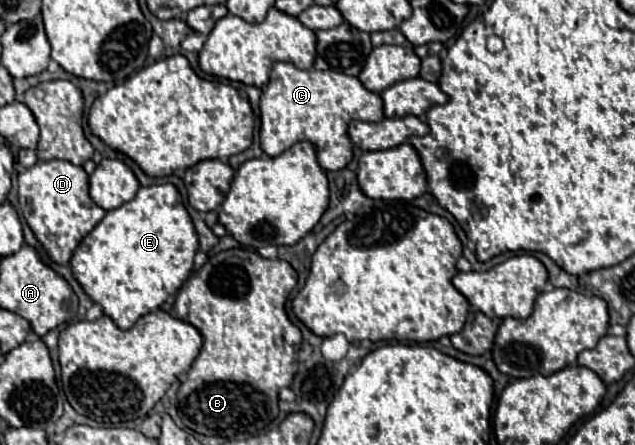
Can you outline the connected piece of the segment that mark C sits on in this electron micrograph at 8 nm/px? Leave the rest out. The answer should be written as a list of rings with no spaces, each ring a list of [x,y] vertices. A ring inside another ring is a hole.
[[[275,63],[269,83],[261,93],[261,149],[275,157],[297,141],[311,141],[317,151],[319,165],[325,171],[343,169],[353,159],[353,143],[349,139],[349,121],[381,121],[383,101],[377,93],[365,89],[359,77],[337,71],[297,69],[293,63]]]

